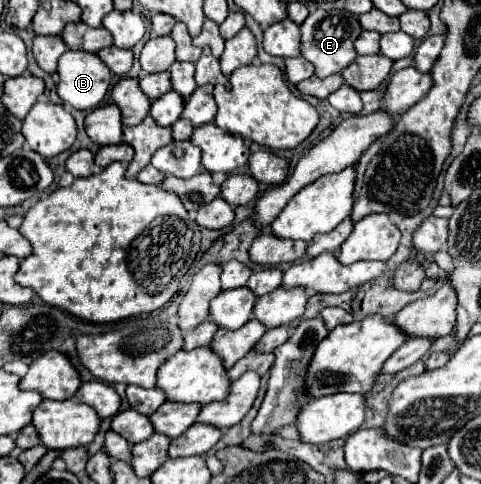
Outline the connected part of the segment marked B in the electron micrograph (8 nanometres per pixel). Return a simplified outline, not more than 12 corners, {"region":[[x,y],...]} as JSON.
{"region":[[65,51],[57,95],[95,109],[111,73],[95,53]]}

